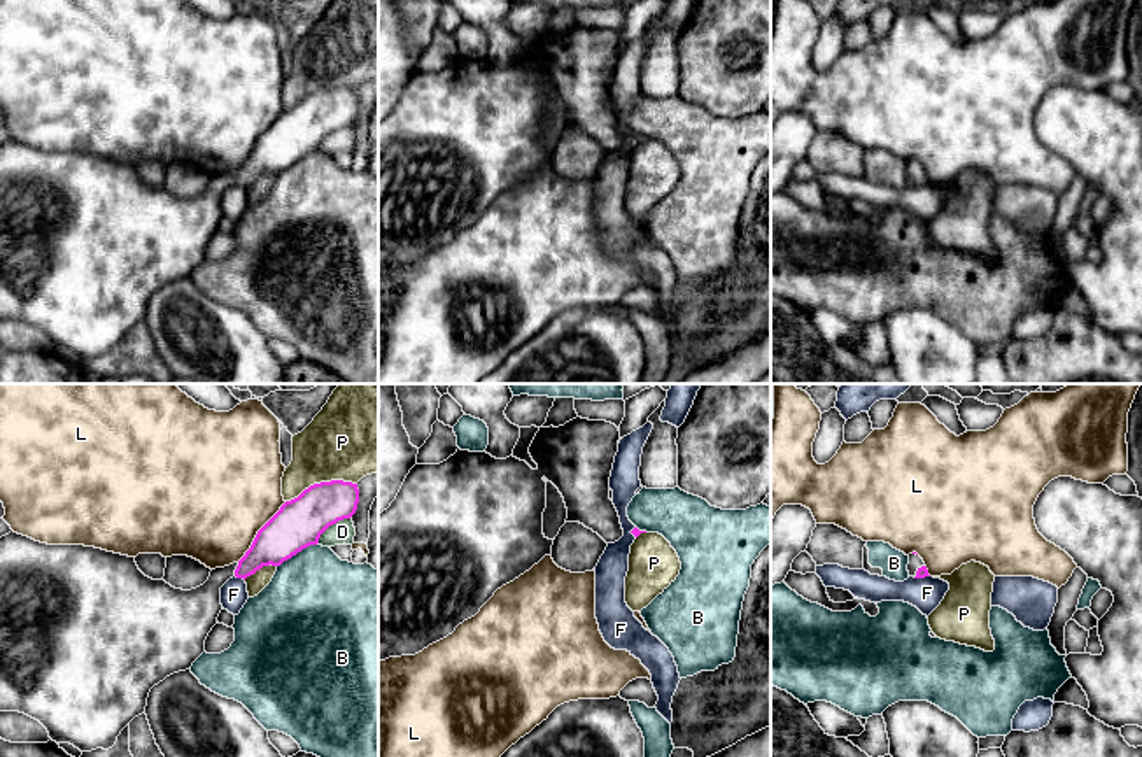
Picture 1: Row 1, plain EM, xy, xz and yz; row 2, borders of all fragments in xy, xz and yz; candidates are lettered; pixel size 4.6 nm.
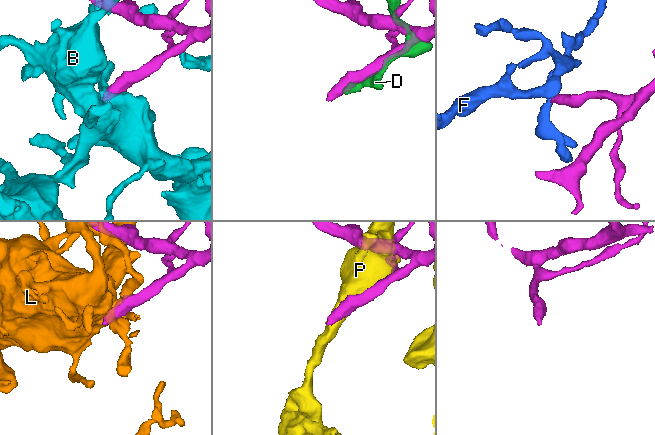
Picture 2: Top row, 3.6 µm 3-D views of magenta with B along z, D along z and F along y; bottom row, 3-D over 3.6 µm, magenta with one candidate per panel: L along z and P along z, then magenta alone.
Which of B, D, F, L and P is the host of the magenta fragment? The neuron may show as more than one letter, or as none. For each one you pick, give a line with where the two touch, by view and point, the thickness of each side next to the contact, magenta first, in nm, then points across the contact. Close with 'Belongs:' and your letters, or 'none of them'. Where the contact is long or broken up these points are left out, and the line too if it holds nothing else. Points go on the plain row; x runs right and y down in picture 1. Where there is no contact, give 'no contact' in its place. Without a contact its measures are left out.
Belongs: none of them

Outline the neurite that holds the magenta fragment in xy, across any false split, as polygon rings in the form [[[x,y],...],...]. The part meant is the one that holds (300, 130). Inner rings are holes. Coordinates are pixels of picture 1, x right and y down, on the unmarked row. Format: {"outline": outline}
{"outline": [[[331,88],[314,91],[305,96],[298,105],[286,109],[280,117],[257,138],[250,156],[245,163],[229,173],[215,175],[210,179],[208,187],[191,198],[175,196],[165,187],[152,187],[145,184],[135,165],[107,159],[95,154],[84,152],[47,152],[35,149],[28,144],[11,138],[0,145],[0,319],[19,319],[39,328],[49,340],[49,345],[56,350],[70,350],[81,359],[91,359],[96,356],[109,357],[116,352],[121,338],[138,322],[145,321],[147,305],[154,293],[163,289],[166,284],[191,277],[193,270],[205,259],[205,247],[212,235],[217,231],[217,224],[222,217],[221,195],[233,184],[247,186],[263,173],[280,173],[303,156],[317,152],[321,142],[333,131],[343,126],[350,126],[359,110],[357,91]]]}

